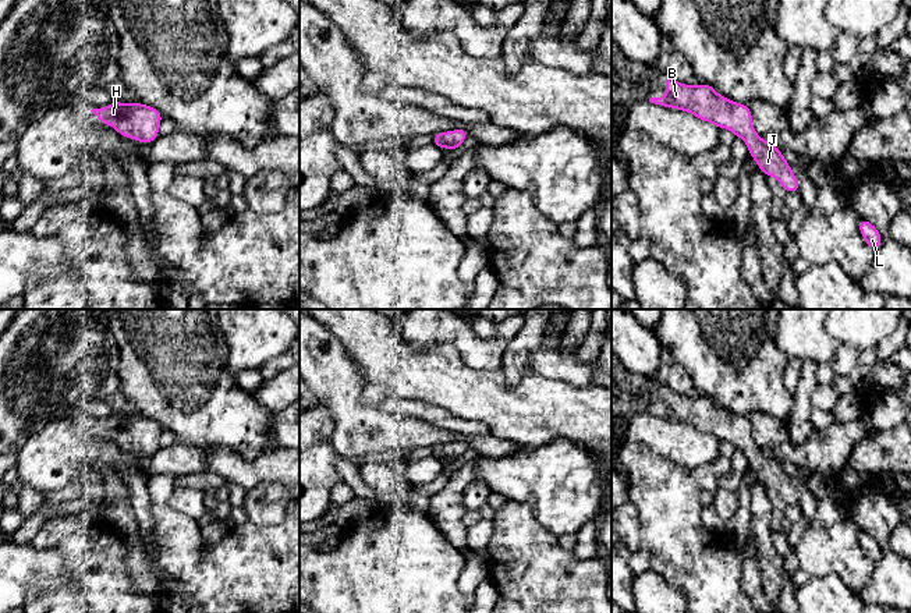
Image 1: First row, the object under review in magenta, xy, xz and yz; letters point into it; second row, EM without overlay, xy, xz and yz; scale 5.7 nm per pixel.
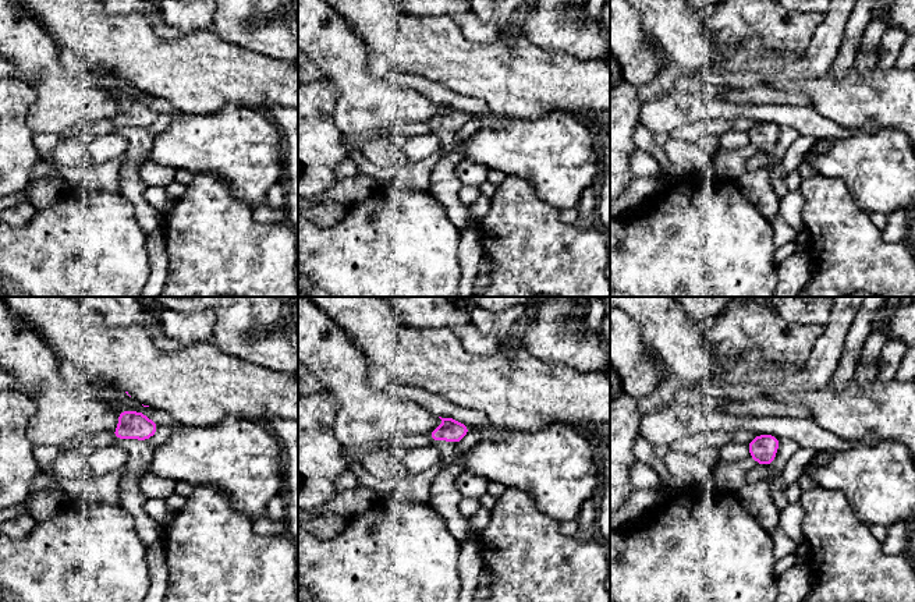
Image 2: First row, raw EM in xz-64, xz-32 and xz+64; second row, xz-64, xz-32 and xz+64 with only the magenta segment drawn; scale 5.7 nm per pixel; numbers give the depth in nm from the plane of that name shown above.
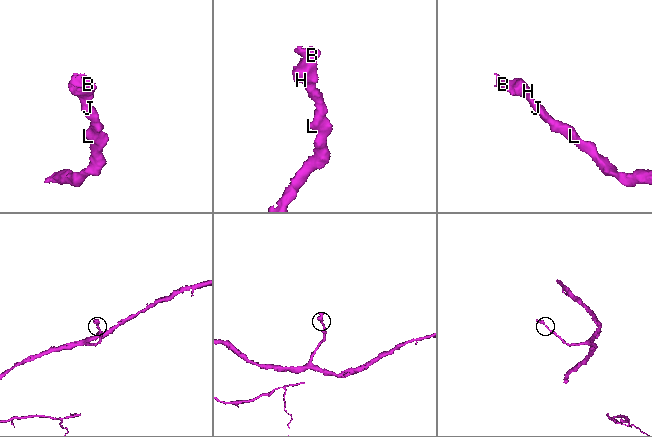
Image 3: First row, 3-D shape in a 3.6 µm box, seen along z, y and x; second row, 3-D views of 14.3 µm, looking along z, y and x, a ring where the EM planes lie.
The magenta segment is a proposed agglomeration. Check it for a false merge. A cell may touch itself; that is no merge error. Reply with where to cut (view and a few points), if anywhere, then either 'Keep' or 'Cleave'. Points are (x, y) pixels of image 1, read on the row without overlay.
No split. Keep

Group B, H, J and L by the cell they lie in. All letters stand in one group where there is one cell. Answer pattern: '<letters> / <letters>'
B H J L

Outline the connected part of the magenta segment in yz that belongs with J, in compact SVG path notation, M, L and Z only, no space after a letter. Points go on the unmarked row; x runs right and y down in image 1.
M666 387L666 407L651 410L651 415L694 426L720 440L730 442L745 453L749 468L768 489L774 489L788 504L800 504L800 496L790 476L772 454L761 450L752 437L752 425L747 417L723 410L705 396L690 398Z

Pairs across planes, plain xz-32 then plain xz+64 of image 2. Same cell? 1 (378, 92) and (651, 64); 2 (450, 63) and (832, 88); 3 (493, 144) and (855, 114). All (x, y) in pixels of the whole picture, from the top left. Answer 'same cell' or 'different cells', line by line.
1: same cell
2: same cell
3: different cells

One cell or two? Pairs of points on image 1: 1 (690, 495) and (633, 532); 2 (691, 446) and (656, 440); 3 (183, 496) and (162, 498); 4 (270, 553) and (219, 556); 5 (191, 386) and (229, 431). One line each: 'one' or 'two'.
1: two
2: one
3: two
4: one
5: one

